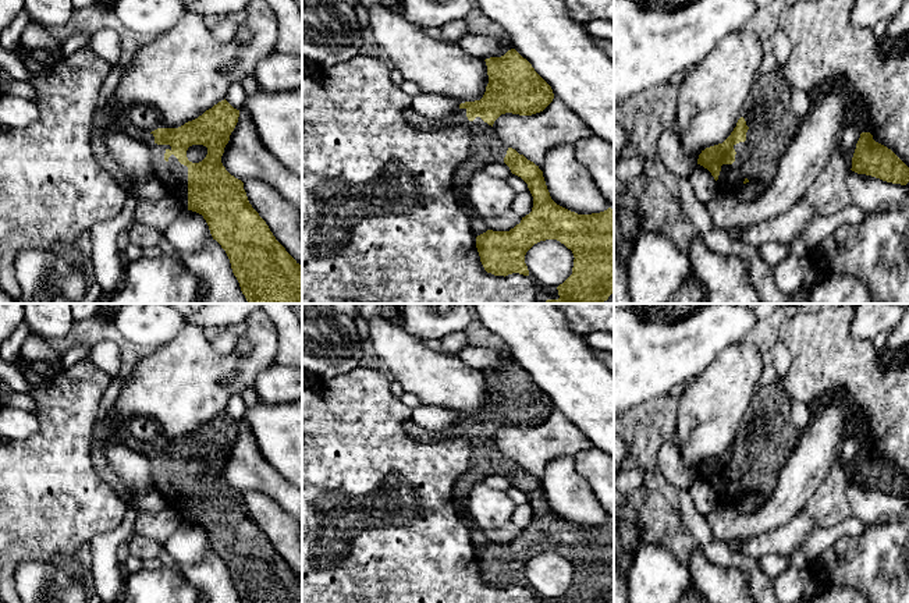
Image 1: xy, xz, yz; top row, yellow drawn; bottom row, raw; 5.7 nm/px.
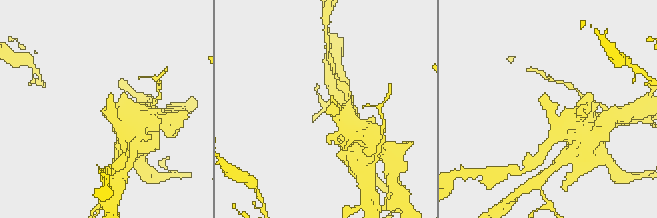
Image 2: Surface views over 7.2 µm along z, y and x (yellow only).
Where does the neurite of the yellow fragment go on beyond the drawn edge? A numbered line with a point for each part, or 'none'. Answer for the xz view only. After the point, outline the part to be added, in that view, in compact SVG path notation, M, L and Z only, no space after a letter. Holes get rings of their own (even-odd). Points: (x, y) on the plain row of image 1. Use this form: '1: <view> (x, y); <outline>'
1: xz (485, 460); M458 421L454 426L441 432L443 439L465 437L471 446L471 460L466 472L454 485L454 501L464 512L465 503L473 485L490 475L504 475L508 460L500 454L494 440L480 429L469 433L466 421Z

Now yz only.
1: yz (757, 470); M760 386L753 396L749 415L767 416L766 429L746 444L746 453L734 457L732 476L722 476L718 503L734 506L743 493L771 493L778 476L796 450L803 433L791 418L791 397L778 386Z

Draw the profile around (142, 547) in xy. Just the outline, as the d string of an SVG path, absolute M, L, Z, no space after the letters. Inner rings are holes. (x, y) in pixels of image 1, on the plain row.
M134 535L128 540L129 554L141 560L159 558L159 554L163 549L164 549L164 545L160 545L149 538L143 538L139 535Z

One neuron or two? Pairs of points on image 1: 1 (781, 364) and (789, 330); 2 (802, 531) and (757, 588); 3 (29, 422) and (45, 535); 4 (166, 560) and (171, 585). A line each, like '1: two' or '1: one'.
1: two
2: two
3: two
4: two

